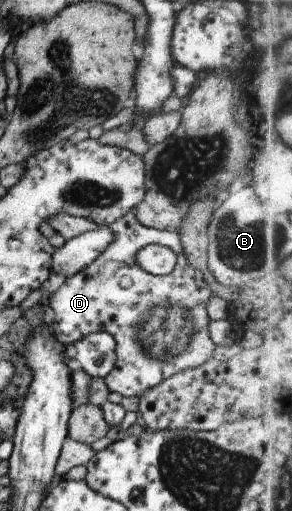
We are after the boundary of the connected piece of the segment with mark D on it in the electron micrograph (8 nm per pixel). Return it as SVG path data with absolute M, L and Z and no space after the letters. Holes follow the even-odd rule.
M133 211L127 212L109 227L112 229L114 238L108 244L108 248L90 266L67 278L58 289L48 296L47 304L52 317L52 321L49 323L58 342L69 350L75 342L88 334L106 331L113 336L116 342L117 360L114 368L103 379L108 384L110 392L138 398L146 390L158 386L158 383L170 378L173 374L196 368L212 358L216 345L209 333L210 319L206 312L206 304L215 294L204 282L202 272L189 265L176 230L161 231L142 226L136 220ZM151 244L168 247L176 254L177 263L170 274L150 274L136 264L136 254L144 246Z

